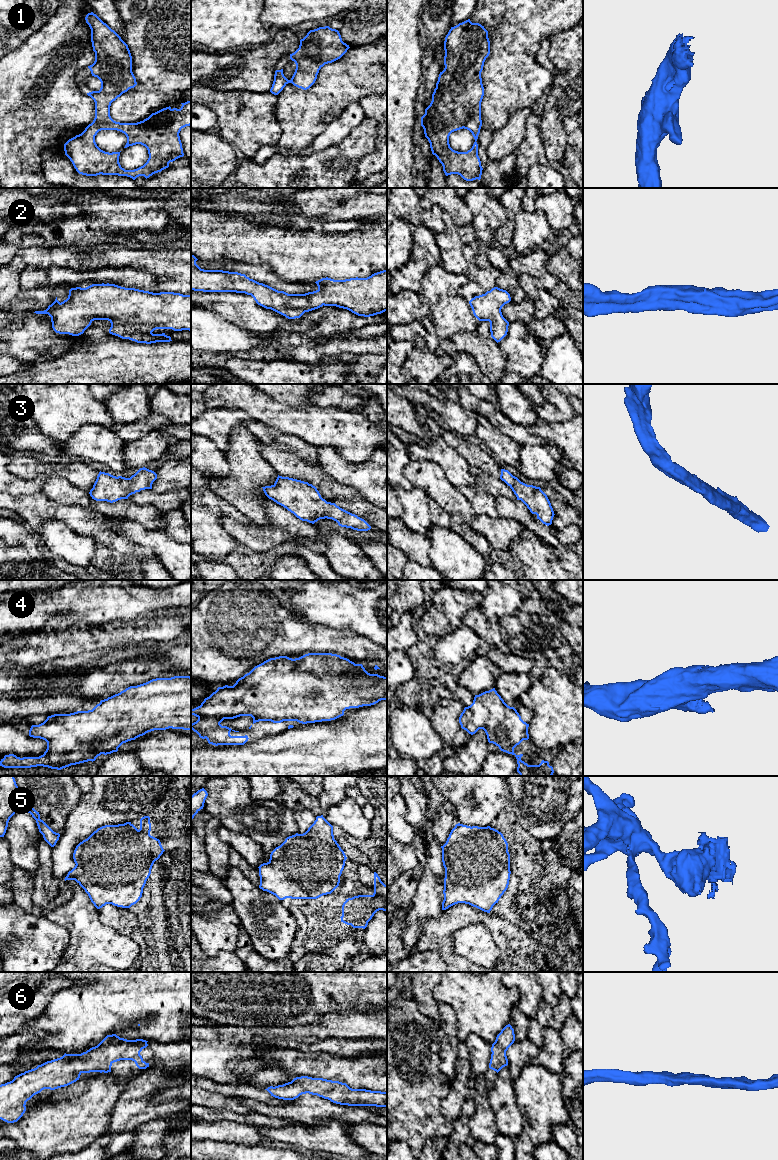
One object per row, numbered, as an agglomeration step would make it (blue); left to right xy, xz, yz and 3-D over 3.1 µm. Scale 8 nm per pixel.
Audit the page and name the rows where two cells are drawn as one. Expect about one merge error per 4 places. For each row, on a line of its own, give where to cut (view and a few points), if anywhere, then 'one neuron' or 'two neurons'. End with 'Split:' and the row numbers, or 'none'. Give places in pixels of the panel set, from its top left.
1: no cut; one neuron
2: no cut; one neuron
3: no cut; one neuron
4: no cut; one neuron
5: no cut; one neuron
6: no cut; one neuron
Split: none

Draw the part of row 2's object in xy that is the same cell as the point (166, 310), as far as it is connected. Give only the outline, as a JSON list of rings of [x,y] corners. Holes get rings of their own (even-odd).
[[[109,283],[92,284],[86,288],[71,288],[66,300],[60,303],[56,297],[46,310],[34,313],[48,314],[56,333],[72,336],[83,334],[94,320],[108,320],[111,323],[110,334],[137,343],[172,341],[165,333],[153,334],[156,329],[191,331],[191,295],[174,292],[153,293]]]

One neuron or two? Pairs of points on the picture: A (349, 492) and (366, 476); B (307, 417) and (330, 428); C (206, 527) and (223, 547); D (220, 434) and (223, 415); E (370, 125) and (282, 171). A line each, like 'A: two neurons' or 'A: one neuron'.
A: two neurons
B: one neuron
C: one neuron
D: one neuron
E: one neuron

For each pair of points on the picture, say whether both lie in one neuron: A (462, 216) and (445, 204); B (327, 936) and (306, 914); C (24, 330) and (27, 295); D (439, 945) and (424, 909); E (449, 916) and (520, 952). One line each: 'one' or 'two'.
A: one
B: one
C: two
D: two
E: one

